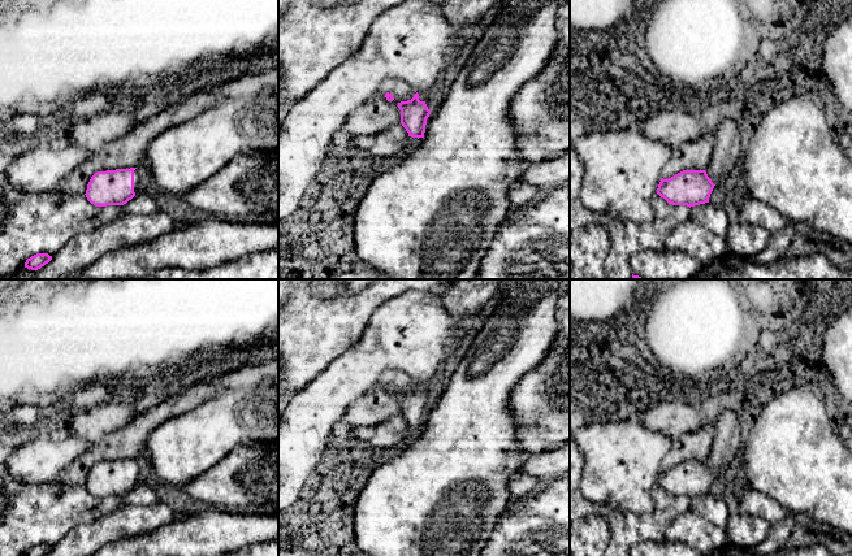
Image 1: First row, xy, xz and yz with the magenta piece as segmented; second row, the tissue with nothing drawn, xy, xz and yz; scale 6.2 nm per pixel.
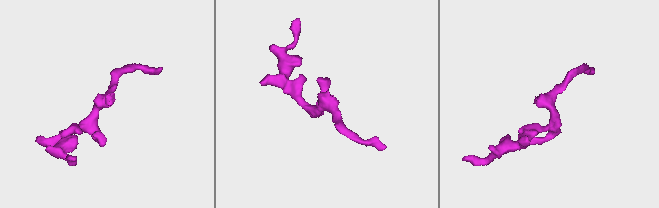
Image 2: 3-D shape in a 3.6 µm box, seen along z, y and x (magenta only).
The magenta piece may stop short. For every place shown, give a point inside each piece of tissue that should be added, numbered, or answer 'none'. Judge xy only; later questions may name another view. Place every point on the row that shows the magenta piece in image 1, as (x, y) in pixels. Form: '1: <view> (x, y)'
1: xy (138, 176)

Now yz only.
1: yz (622, 168)

